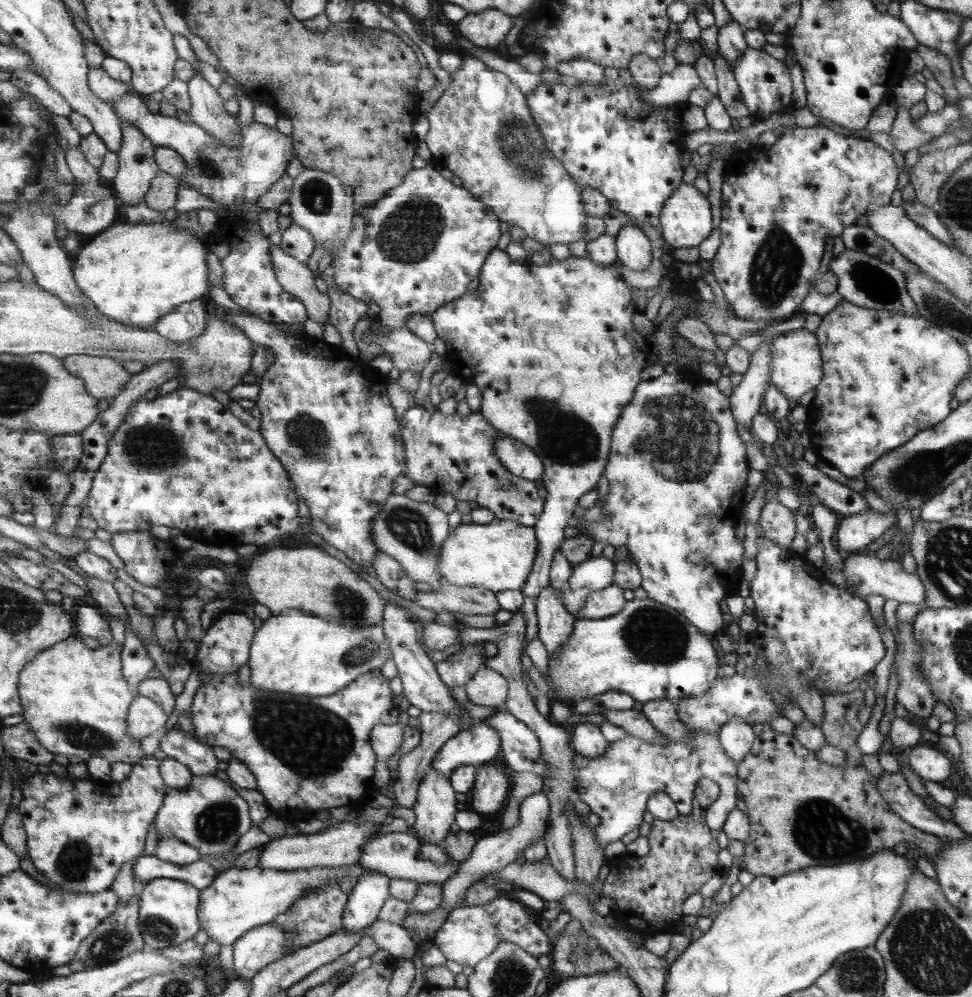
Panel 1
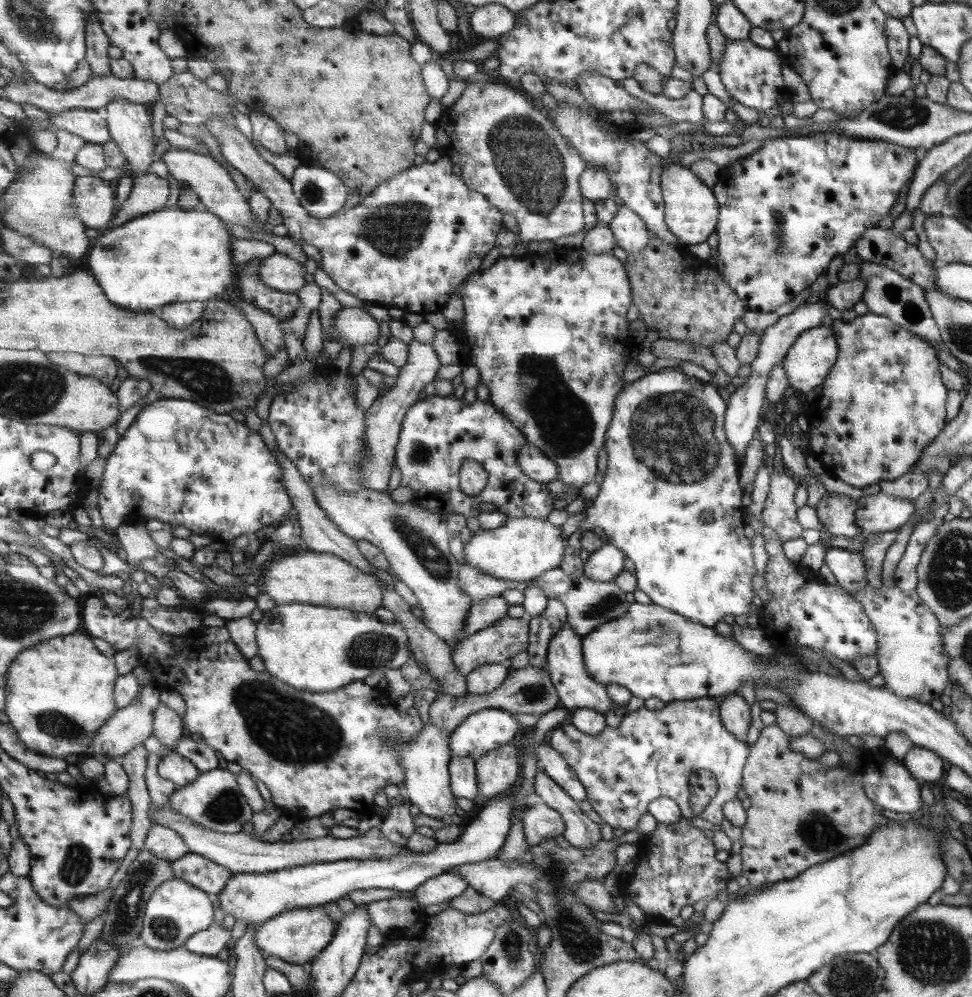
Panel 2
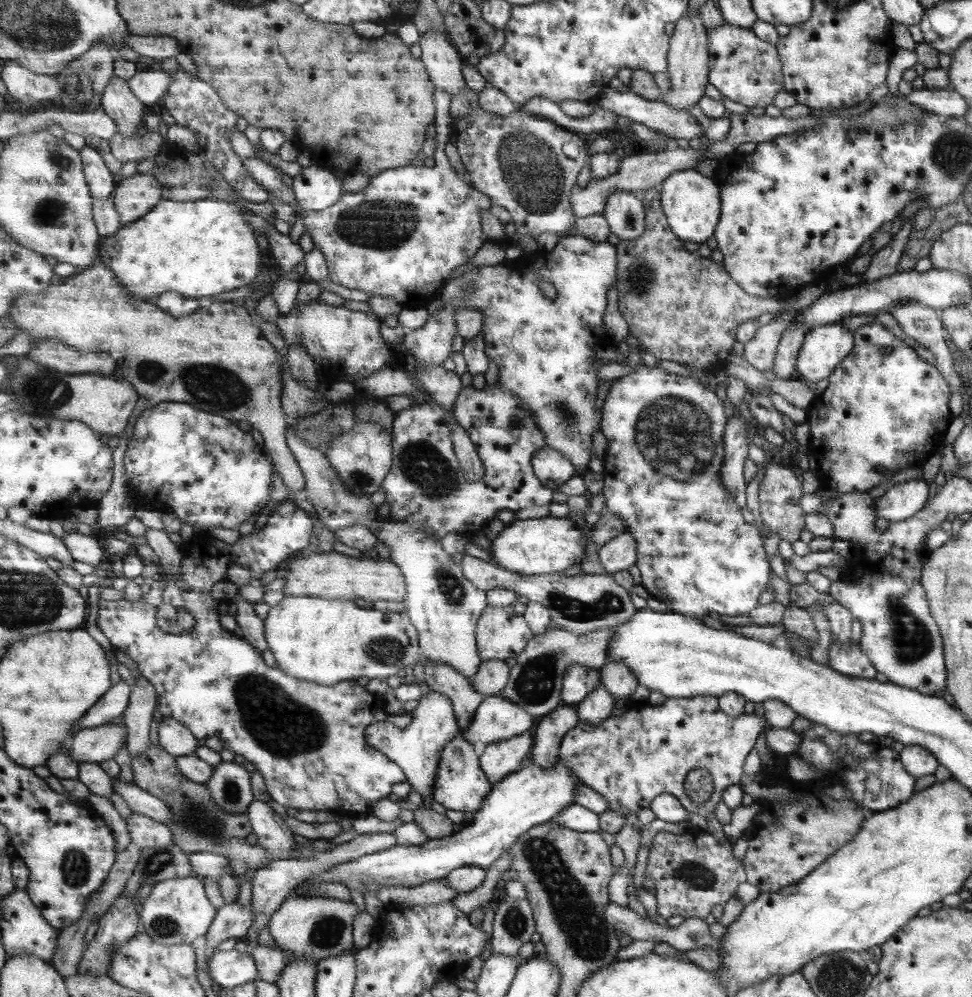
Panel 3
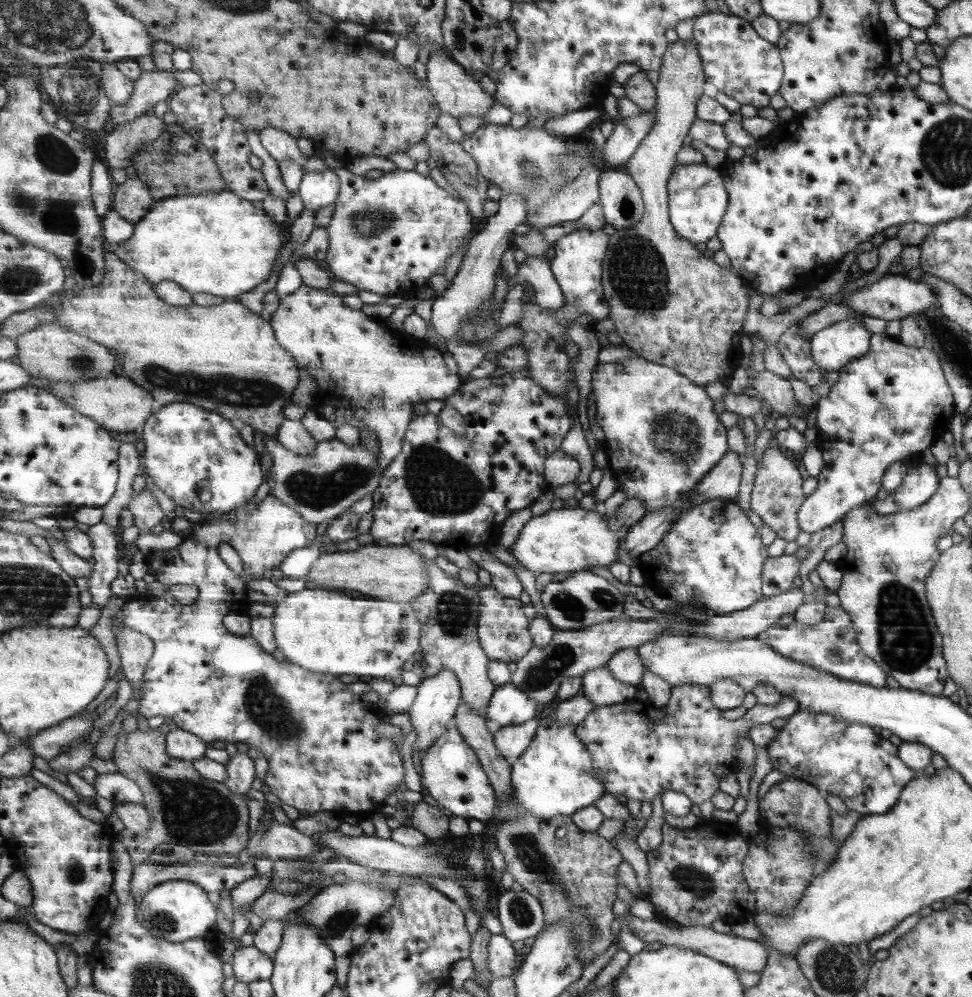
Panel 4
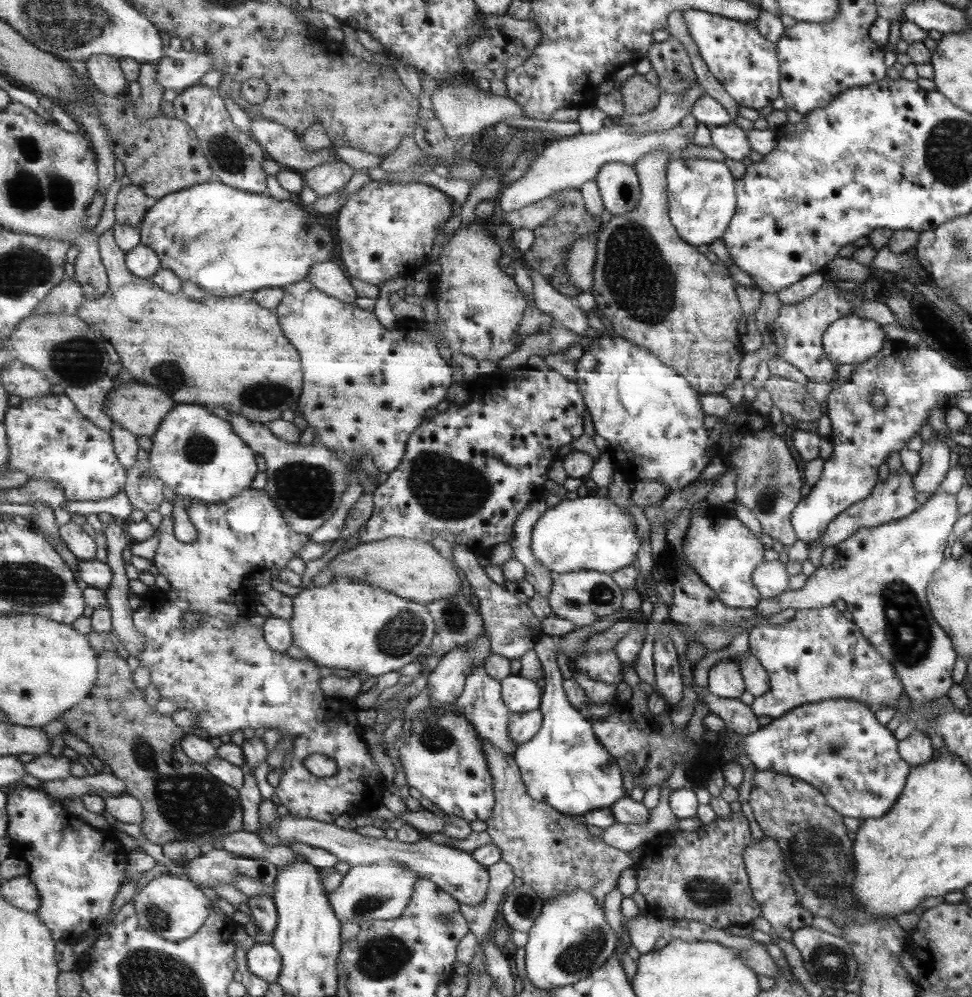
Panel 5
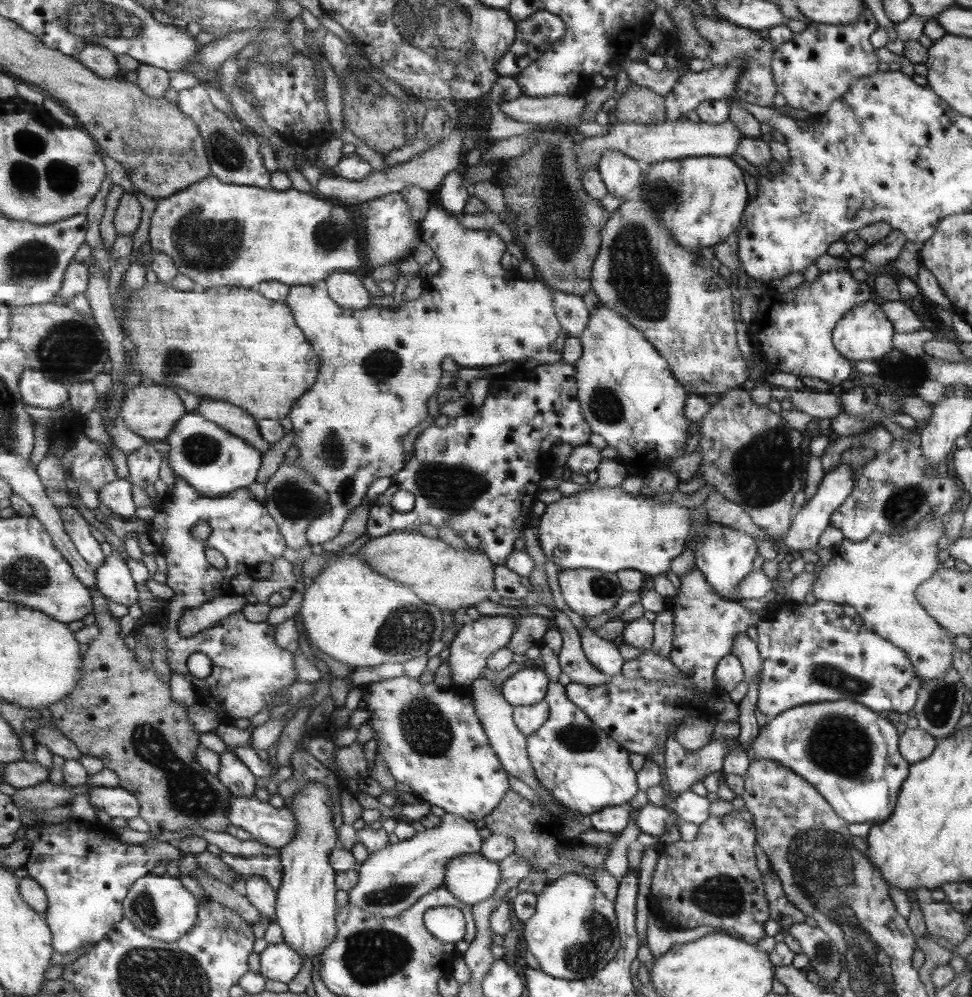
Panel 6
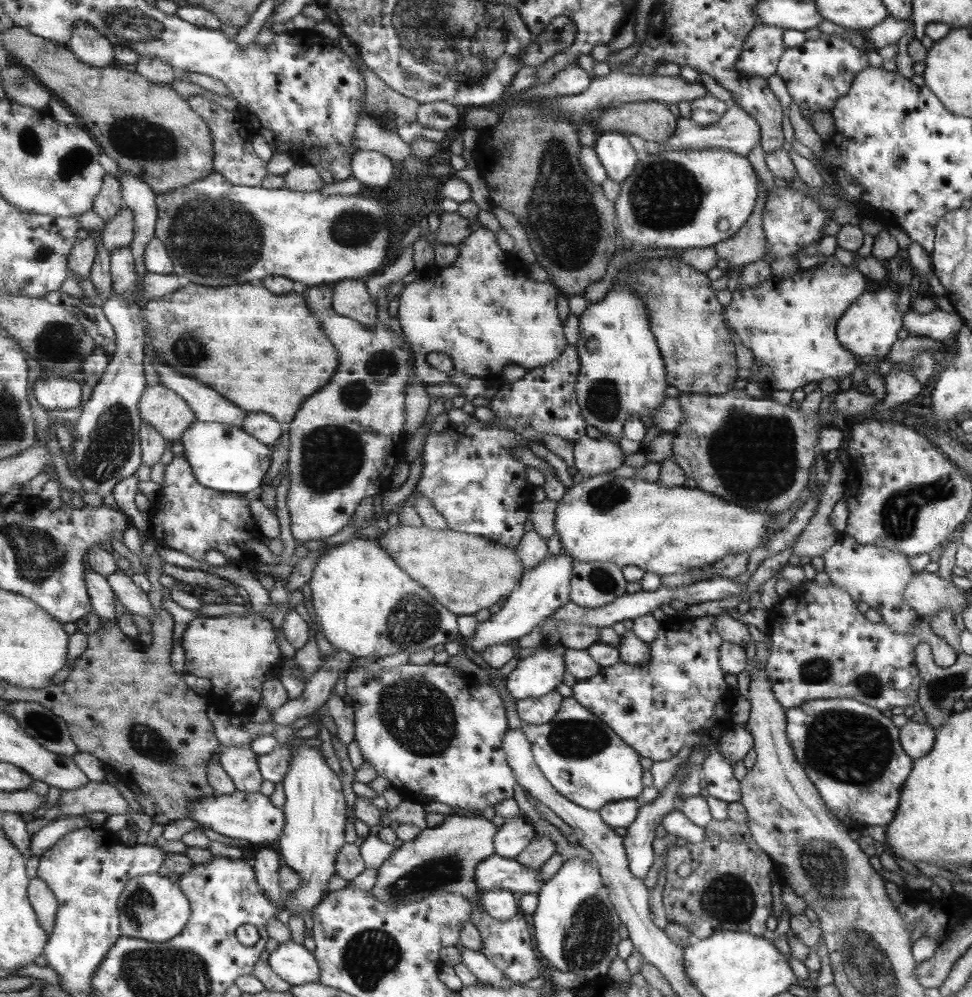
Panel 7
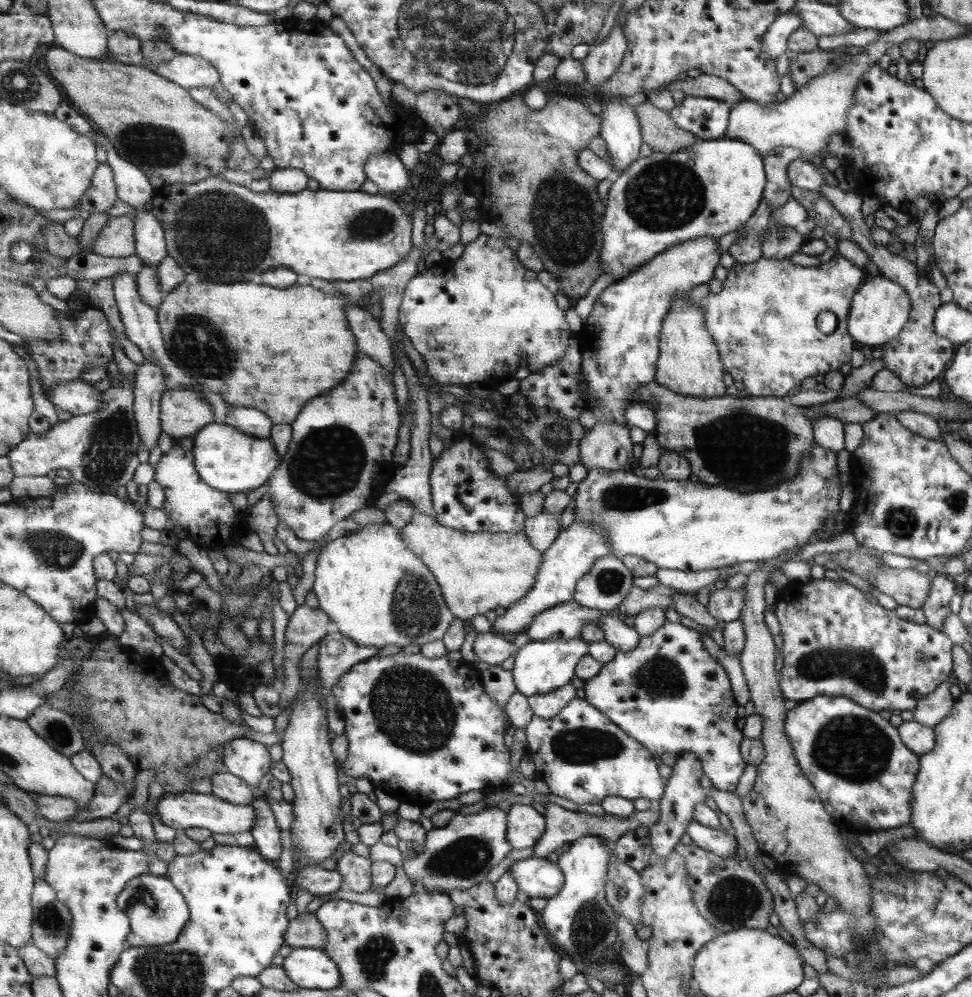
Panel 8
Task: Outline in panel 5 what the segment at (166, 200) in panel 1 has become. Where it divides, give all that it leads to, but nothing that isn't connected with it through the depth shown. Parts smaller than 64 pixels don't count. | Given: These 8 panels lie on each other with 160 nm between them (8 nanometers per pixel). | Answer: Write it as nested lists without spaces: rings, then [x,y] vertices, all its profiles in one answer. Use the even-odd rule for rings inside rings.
[[[131,183],[122,187],[116,197],[115,222],[129,226],[139,226],[146,218],[147,193],[139,185]]]

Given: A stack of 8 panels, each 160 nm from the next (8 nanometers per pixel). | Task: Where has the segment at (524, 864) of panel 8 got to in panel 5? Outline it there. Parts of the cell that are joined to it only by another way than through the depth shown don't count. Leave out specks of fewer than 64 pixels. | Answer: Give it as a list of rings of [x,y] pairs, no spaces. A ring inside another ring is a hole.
[[[289,812],[285,816],[280,816],[280,819],[274,822],[272,829],[280,836],[282,844],[288,846],[292,842],[304,842],[321,847],[337,856],[338,862],[346,862],[351,867],[371,866],[384,860],[405,864],[407,868],[417,872],[418,878],[434,881],[443,892],[450,893],[459,904],[479,907],[486,899],[488,872],[485,867],[477,864],[465,851],[433,843],[423,836],[414,843],[407,843],[398,838],[394,840],[388,840],[386,837],[372,838],[362,836],[353,829],[340,828],[335,823],[326,823],[313,818],[299,818]]]

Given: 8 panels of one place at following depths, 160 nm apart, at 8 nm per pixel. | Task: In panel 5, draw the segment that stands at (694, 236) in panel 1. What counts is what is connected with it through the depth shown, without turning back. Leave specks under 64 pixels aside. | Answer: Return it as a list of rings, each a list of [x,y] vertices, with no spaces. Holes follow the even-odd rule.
[[[671,158],[666,166],[666,191],[669,197],[669,217],[670,223],[678,232],[687,244],[708,245],[716,238],[722,238],[726,229],[729,227],[729,222],[736,210],[735,194],[733,194],[733,176],[729,174],[729,170],[725,168],[725,164],[721,162],[711,162],[708,159],[682,159]]]

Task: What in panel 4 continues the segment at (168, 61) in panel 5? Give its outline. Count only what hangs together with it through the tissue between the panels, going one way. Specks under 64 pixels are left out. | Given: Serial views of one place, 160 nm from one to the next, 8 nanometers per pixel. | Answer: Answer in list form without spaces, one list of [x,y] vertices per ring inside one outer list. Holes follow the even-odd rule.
[[[143,70],[142,75],[135,84],[133,97],[125,104],[113,105],[110,108],[108,130],[123,126],[136,118],[143,117],[148,111],[152,111],[159,102],[172,97],[177,90],[177,78],[174,74],[179,71]]]

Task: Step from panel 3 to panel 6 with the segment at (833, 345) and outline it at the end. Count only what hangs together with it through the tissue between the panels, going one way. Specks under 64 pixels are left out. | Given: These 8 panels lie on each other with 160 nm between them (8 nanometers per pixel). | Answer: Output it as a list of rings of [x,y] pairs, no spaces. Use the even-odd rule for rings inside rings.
[[[867,301],[863,304],[859,304],[847,311],[841,319],[835,323],[834,330],[832,332],[833,345],[838,352],[841,353],[847,360],[857,362],[858,360],[871,360],[879,361],[887,354],[891,352],[893,327],[883,312],[881,312],[880,306],[873,301]]]

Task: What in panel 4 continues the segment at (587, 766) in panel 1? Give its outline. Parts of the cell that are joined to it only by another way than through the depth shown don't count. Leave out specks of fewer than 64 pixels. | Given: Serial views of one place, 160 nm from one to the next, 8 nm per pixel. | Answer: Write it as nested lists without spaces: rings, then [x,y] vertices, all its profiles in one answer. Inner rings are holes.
[[[683,684],[671,687],[669,700],[662,708],[652,708],[648,703],[636,698],[628,699],[621,704],[595,707],[575,727],[575,733],[593,757],[594,768],[598,769],[598,776],[602,777],[602,784],[605,784],[605,794],[623,794],[629,800],[651,803],[657,794],[671,790],[683,793],[694,804],[699,805],[705,800],[710,800],[720,790],[718,784],[725,774],[737,770],[734,741],[737,738],[748,738],[748,730],[754,724],[767,724],[776,718],[791,717],[798,712],[798,701],[791,696],[782,696],[779,704],[756,704],[734,722],[721,718],[720,711],[714,708],[706,686]]]

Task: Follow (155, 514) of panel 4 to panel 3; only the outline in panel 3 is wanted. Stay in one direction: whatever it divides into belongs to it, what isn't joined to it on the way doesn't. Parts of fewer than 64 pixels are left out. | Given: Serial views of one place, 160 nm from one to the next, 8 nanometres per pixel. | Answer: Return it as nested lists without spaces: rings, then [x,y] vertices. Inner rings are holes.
[[[148,528],[146,538],[158,556],[161,568],[171,575],[179,575],[181,560],[184,559],[183,549],[176,545],[164,530]]]

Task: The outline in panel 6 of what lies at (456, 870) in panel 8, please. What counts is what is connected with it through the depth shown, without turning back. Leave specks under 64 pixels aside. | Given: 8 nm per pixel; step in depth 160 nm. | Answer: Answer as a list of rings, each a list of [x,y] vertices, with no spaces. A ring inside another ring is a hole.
[[[444,813],[439,818],[439,823],[435,828],[425,829],[416,832],[409,840],[402,840],[397,843],[389,843],[387,848],[379,852],[370,853],[369,857],[361,864],[359,871],[359,882],[348,892],[348,900],[365,913],[380,915],[385,919],[399,917],[401,913],[407,911],[427,892],[445,884],[445,866],[449,860],[457,855],[470,855],[481,850],[483,840],[477,833],[473,821],[465,820],[463,817]]]

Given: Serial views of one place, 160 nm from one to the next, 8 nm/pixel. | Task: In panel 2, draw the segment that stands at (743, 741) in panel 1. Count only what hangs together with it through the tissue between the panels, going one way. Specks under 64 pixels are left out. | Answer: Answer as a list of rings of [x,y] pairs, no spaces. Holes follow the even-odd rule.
[[[729,694],[718,705],[721,724],[734,733],[738,740],[745,740],[750,725],[749,697]]]

